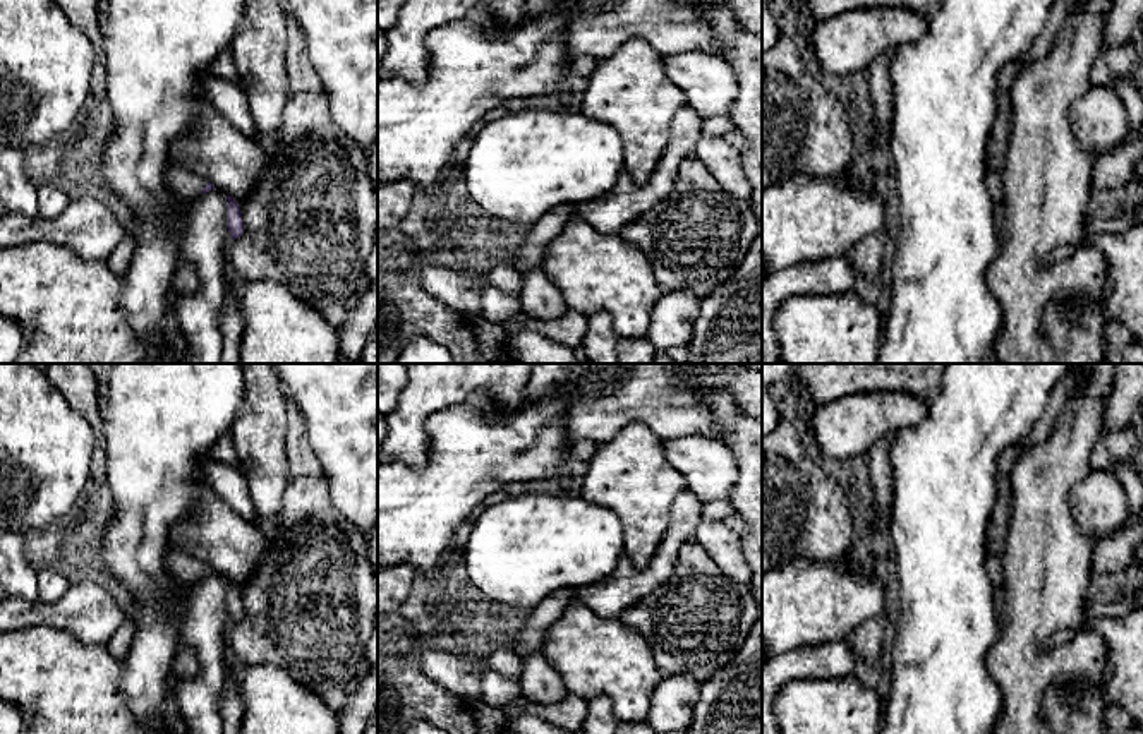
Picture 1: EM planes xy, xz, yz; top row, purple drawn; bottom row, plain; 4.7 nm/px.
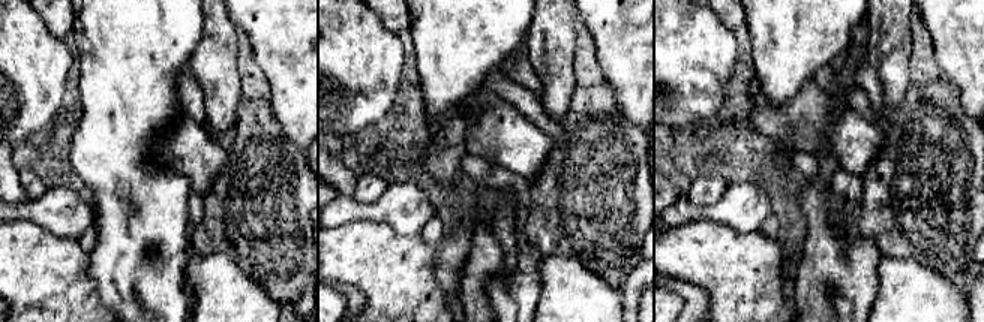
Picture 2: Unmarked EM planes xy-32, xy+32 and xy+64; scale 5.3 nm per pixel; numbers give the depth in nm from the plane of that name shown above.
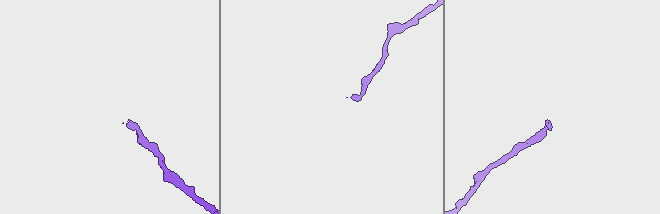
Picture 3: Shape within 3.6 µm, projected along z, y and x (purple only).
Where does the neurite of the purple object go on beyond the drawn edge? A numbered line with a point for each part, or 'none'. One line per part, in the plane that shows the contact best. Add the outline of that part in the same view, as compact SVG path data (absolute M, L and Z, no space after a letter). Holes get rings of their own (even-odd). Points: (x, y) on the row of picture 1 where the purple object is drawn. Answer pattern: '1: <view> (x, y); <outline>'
1: xy (184, 184); M170 166L166 173L170 190L182 201L192 201L206 187L206 180L182 166Z

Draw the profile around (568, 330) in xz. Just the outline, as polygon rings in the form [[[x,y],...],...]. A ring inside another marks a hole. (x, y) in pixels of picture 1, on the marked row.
[[[568,310],[563,317],[551,322],[534,319],[522,312],[515,319],[505,322],[503,326],[508,334],[517,333],[523,328],[539,331],[549,340],[575,352],[582,346],[582,340],[587,333],[587,324],[589,316]]]

